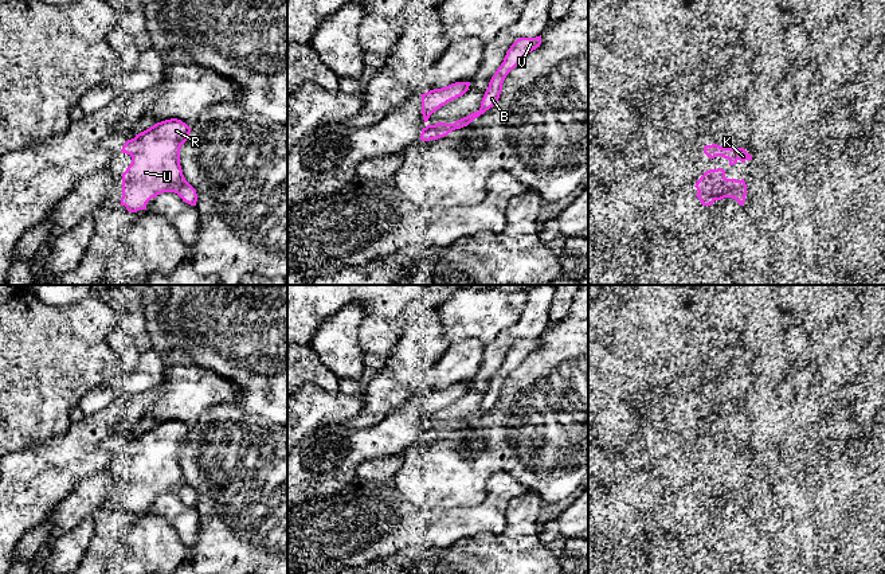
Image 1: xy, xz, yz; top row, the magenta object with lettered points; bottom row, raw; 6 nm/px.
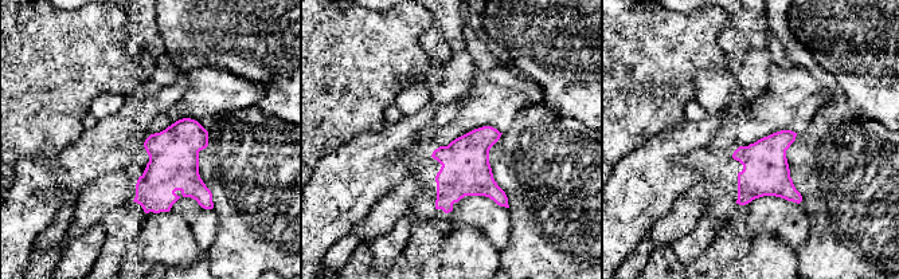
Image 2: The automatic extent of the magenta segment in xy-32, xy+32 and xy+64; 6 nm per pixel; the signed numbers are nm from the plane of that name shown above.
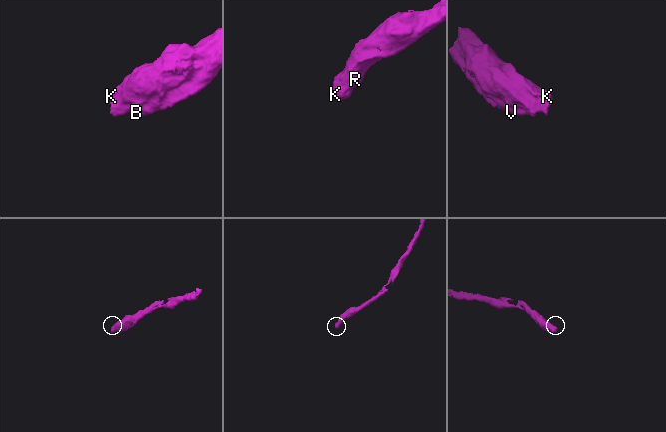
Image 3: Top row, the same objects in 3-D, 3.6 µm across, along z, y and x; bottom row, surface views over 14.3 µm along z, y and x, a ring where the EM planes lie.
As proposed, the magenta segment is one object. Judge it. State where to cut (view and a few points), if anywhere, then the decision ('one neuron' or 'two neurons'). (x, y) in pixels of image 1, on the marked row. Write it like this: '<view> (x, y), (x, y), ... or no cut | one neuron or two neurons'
no cut | one neuron

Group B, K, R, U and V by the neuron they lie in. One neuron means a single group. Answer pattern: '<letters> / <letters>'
B K R U V

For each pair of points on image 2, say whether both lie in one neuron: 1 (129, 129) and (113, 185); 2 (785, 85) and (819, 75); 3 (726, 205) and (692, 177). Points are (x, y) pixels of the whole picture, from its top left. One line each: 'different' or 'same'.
1: different
2: different
3: different

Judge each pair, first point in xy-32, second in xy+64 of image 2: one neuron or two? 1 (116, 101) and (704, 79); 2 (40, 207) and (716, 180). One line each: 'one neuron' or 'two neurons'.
1: one neuron
2: two neurons

